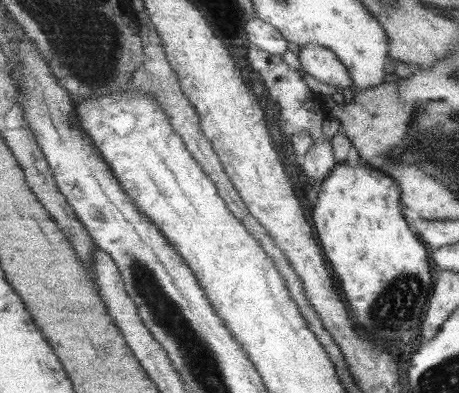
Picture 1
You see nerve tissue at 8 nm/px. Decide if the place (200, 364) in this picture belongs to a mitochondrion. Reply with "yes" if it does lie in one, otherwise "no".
yes

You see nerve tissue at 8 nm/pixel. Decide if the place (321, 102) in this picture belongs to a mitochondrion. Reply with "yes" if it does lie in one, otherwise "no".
no

